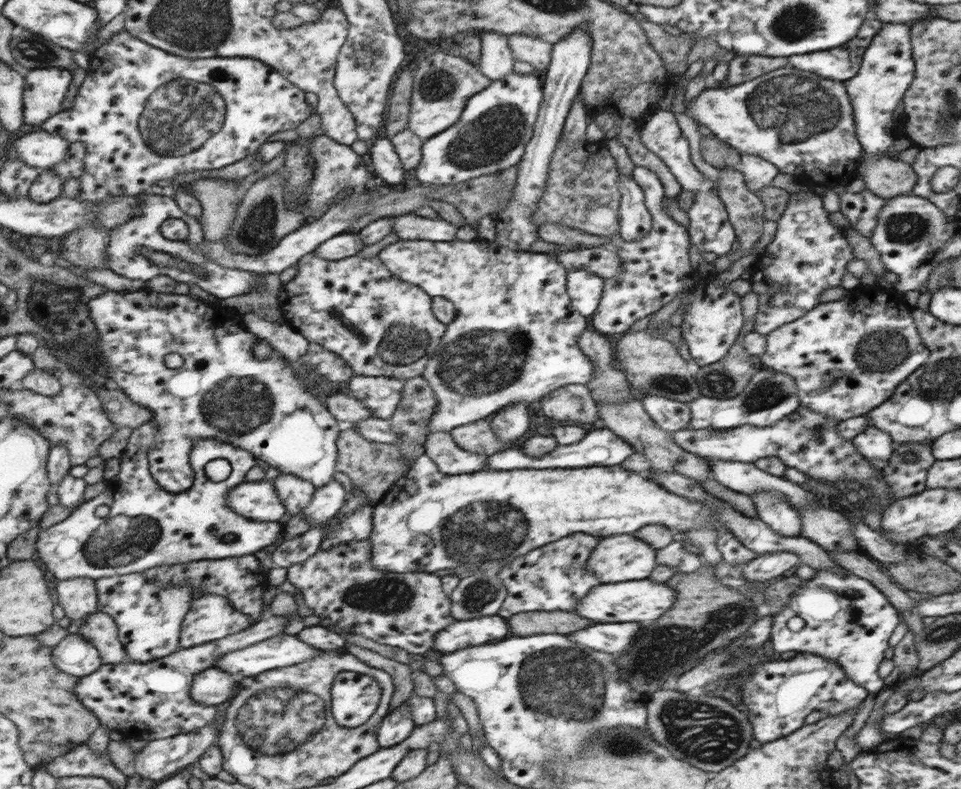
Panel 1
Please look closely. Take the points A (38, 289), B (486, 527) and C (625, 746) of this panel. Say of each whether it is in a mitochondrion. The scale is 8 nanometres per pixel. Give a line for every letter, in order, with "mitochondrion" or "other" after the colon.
A: mitochondrion
B: mitochondrion
C: mitochondrion

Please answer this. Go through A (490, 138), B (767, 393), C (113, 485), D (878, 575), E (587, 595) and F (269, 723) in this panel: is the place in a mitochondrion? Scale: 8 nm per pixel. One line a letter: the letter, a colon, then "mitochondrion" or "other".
A: mitochondrion
B: mitochondrion
C: other
D: other
E: other
F: mitochondrion

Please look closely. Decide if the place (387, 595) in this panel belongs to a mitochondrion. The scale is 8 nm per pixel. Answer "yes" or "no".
yes

